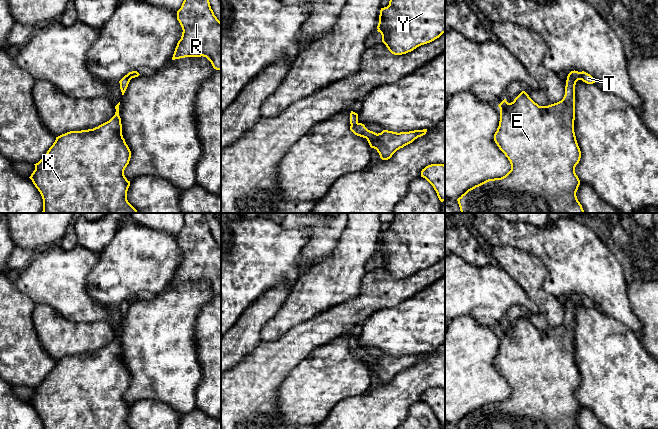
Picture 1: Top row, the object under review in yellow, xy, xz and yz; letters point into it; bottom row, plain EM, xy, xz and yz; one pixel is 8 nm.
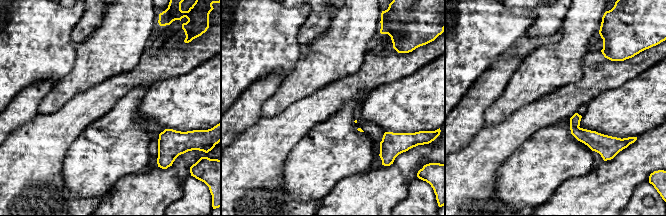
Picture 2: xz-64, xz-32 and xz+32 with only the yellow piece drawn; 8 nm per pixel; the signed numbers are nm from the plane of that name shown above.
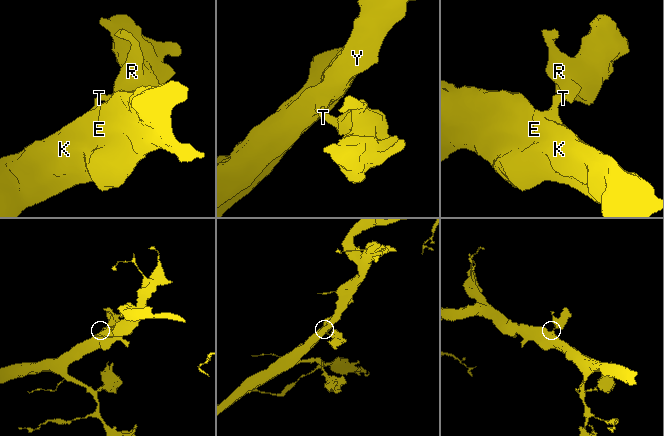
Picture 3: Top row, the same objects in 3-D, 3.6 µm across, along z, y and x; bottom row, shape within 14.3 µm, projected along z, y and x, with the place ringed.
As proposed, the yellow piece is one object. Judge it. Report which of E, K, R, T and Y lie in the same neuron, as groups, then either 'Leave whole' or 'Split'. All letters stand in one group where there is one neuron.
Groups: E K R T Y. Leave whole

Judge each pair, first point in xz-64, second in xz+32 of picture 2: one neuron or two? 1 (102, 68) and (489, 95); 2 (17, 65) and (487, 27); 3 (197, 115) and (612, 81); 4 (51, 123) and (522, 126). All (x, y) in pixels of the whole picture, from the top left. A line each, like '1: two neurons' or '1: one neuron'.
1: two neurons
2: one neuron
3: two neurons
4: one neuron

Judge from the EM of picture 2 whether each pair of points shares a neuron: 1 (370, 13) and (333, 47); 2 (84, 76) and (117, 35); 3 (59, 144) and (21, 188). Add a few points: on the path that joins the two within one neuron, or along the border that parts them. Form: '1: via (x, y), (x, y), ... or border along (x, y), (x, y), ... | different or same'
1: via (361, 20), (342, 39) | same
2: via (92, 66), (113, 45) | same
3: via (48, 155), (26, 177) | same

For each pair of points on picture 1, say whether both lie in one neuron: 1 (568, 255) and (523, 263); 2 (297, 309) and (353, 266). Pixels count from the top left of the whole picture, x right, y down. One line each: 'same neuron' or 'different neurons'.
1: different neurons
2: same neuron

